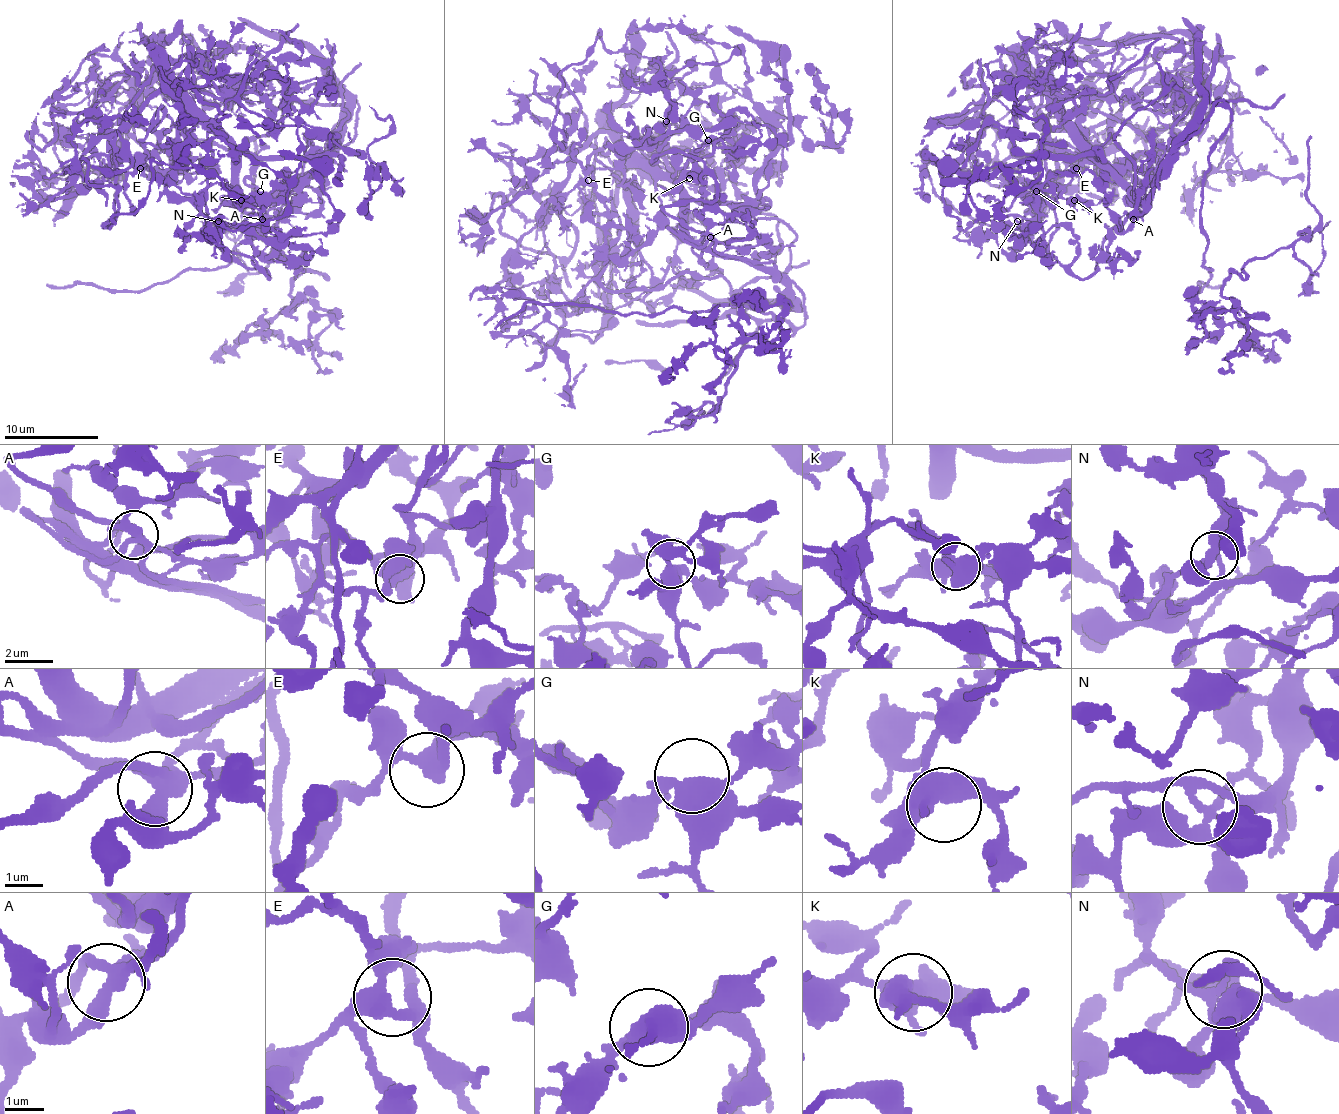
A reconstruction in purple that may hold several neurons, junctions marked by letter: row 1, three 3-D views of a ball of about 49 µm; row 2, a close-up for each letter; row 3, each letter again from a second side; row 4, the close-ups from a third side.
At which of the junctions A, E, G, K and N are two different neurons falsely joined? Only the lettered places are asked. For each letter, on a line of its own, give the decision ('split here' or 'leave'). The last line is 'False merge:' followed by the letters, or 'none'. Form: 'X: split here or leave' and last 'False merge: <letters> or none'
A: leave
E: leave
G: leave
K: leave
N: split here
False merge: N

